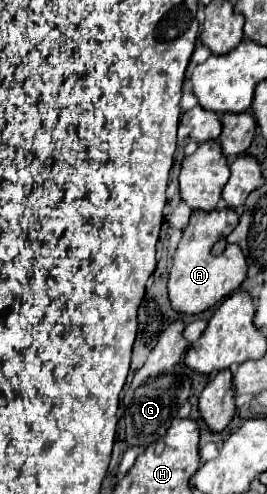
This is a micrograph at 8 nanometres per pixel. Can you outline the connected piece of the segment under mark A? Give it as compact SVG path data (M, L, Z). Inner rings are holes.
M228 206L216 208L212 212L192 212L190 222L184 228L184 234L174 252L174 262L170 268L168 294L170 294L174 310L186 312L186 314L200 314L240 288L248 272L246 258L240 246L228 244L222 254L218 256L212 254L212 246L222 236L228 236L236 228L238 218L240 218L238 212Z

